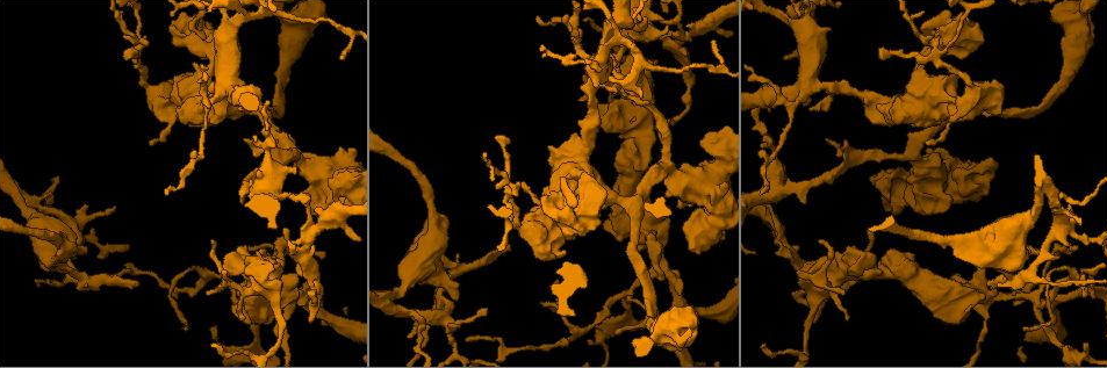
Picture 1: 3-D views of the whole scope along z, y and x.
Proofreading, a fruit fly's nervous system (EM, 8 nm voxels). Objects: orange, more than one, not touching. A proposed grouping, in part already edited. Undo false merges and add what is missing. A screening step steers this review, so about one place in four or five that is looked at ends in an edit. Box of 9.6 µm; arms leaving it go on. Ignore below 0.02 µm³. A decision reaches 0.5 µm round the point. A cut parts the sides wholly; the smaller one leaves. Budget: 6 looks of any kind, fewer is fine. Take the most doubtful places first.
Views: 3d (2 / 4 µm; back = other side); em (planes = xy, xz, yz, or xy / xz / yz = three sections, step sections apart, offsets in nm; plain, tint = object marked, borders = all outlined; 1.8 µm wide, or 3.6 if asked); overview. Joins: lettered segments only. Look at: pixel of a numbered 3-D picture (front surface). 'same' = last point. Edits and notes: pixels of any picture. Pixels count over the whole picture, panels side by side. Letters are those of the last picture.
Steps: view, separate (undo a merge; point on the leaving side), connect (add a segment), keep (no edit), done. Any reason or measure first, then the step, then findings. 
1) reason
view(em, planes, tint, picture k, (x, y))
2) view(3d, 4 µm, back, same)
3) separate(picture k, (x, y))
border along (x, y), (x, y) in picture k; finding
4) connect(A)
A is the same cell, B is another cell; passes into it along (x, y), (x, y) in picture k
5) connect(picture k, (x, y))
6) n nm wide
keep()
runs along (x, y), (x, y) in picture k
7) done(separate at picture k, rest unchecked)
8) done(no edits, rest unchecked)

small branch off a trunk
view(em, yz, step 16, tint, picture 1, (309, 208))

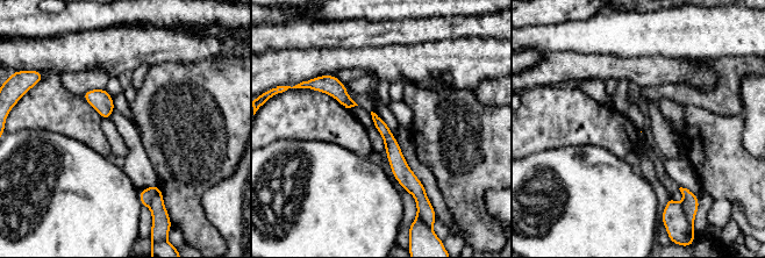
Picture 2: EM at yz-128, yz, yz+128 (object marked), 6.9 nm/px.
view(em, planes, borders, same)

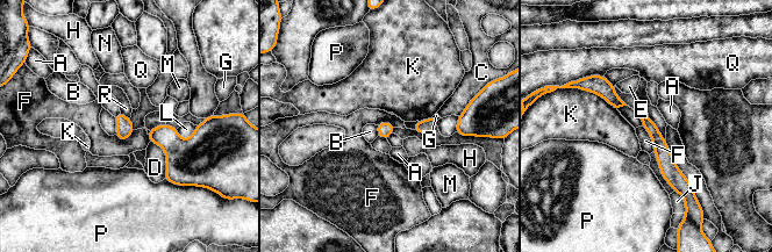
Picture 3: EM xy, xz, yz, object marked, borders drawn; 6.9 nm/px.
K touches over 300 nm
keep()
A, B, C, D, E, F, G, H, J, K, L, M, N, P, Q and R are other cells; runs along (644, 119), (669, 170), (686, 187) in picture 3; continuous, no second neuron

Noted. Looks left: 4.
a fork
view(3d, 2 µm, picture 1, (1015, 280))

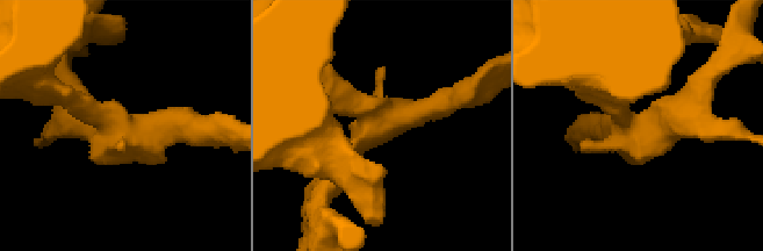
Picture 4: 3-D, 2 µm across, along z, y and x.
3 arms; arms of 180, 200, 340 nm
view(em, xy, step 4, borders, picture 4, (368, 124))

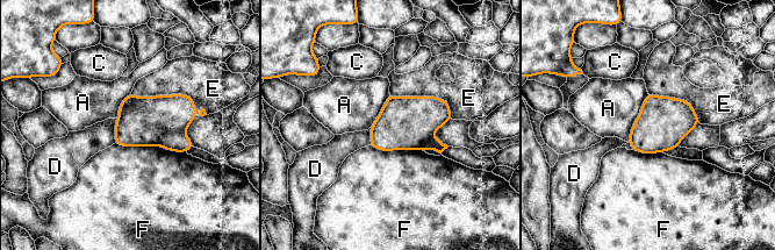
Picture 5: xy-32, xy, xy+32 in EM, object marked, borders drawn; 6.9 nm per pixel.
separate(picture 5, (141, 124))
A, C, D, E and F are other cells; border along (184, 130), (165, 130), (158, 144) in picture 5; two neurons meet here

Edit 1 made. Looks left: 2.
done(separate at picture 5, rest unchecked)

